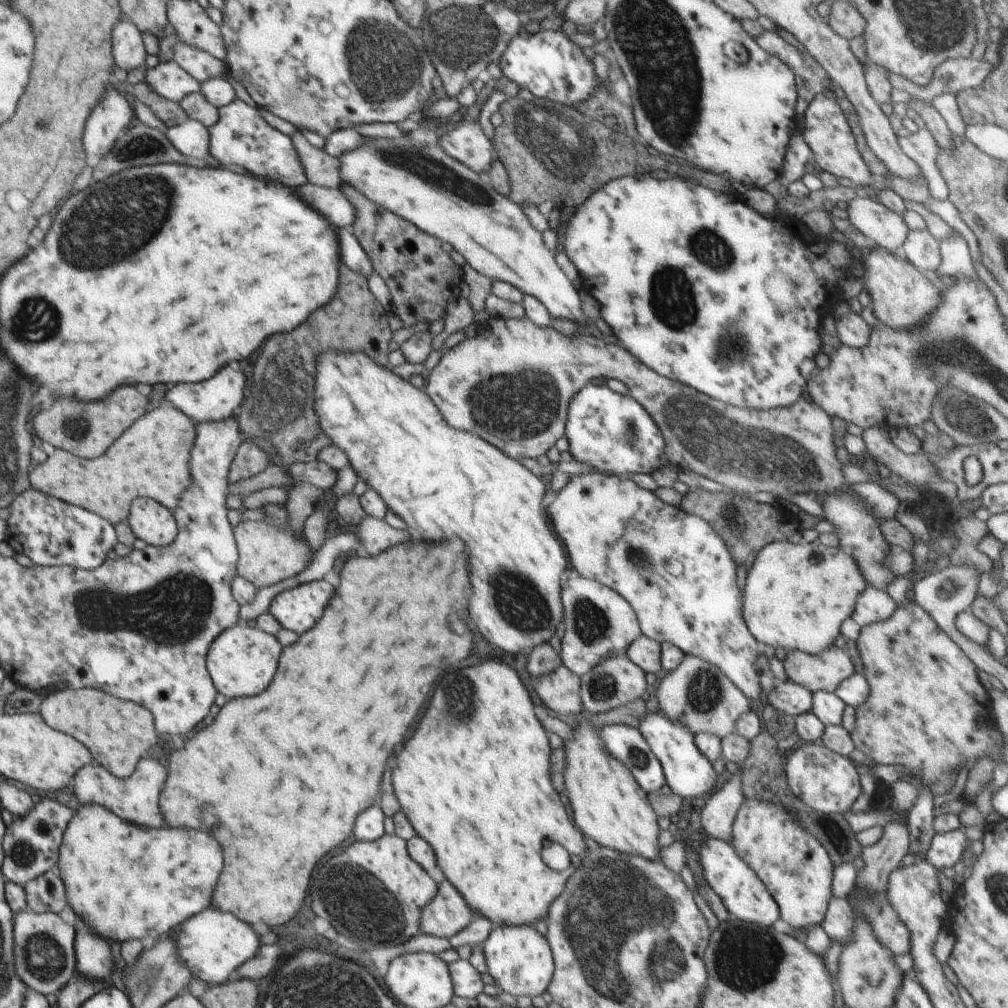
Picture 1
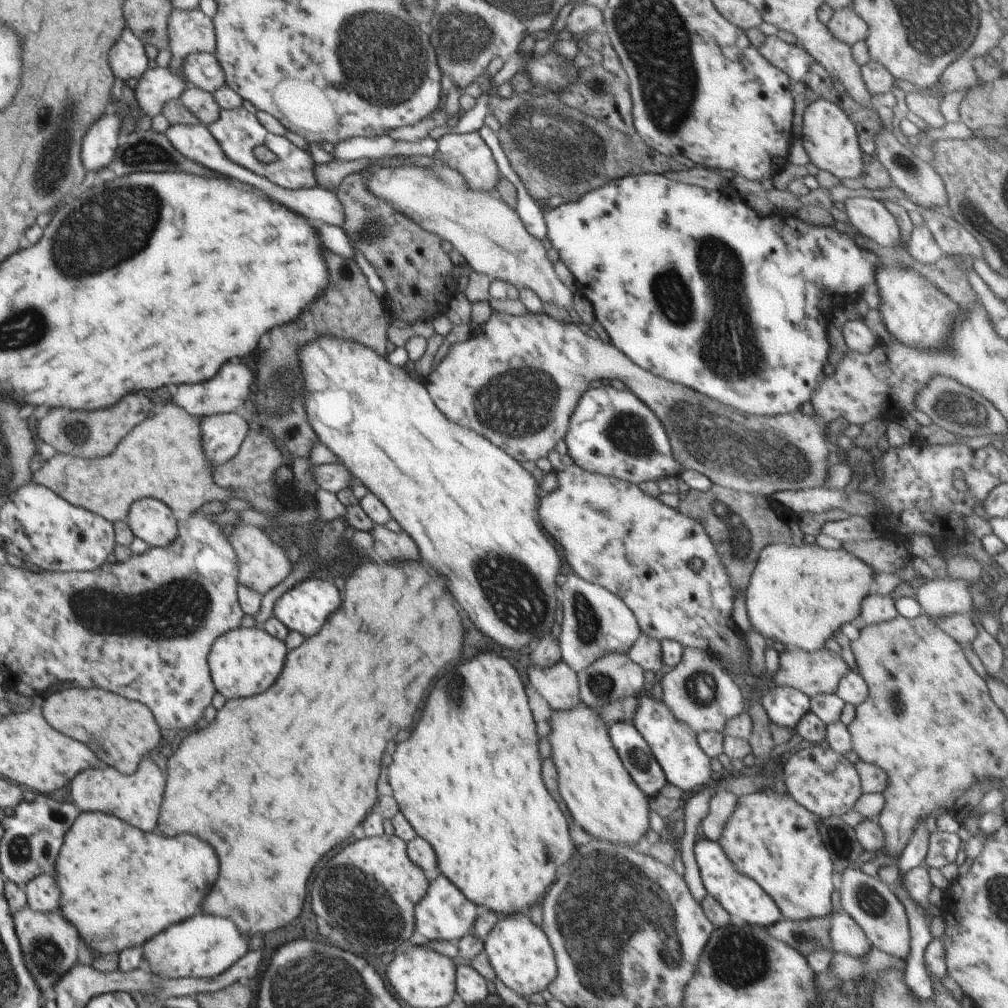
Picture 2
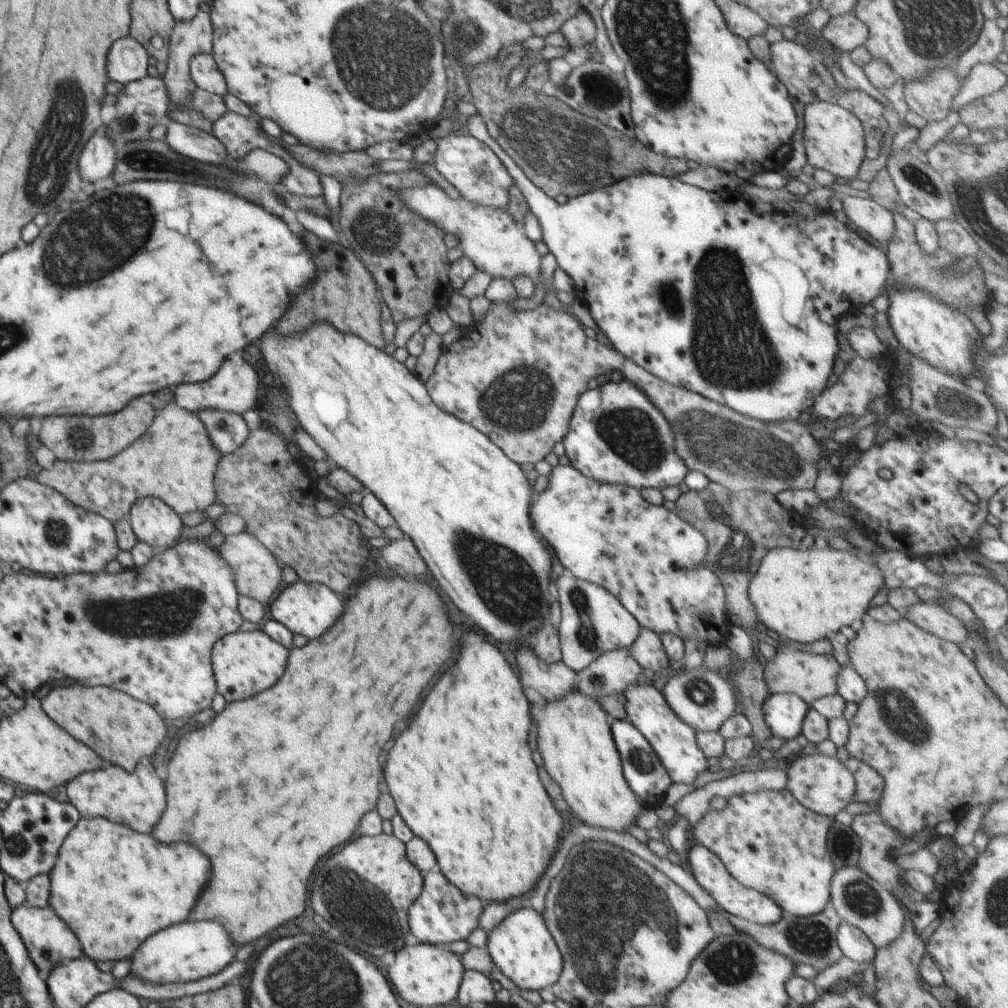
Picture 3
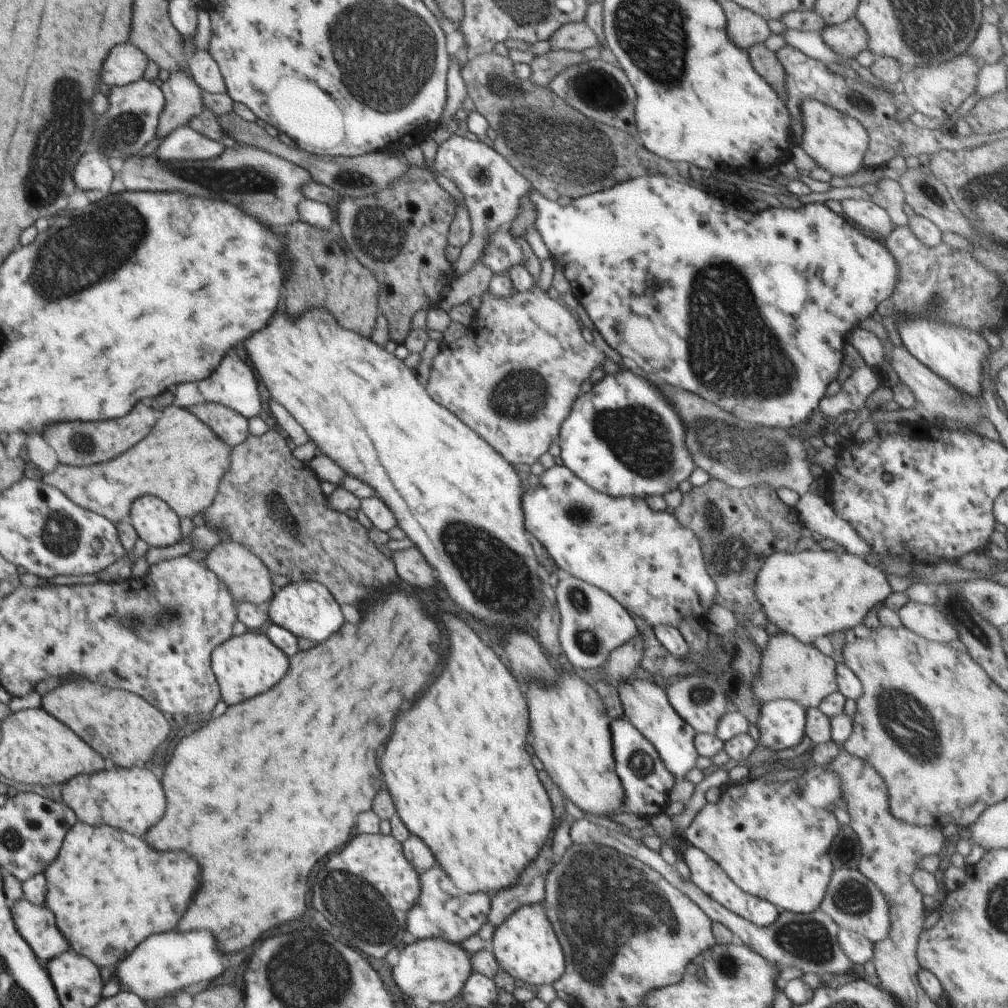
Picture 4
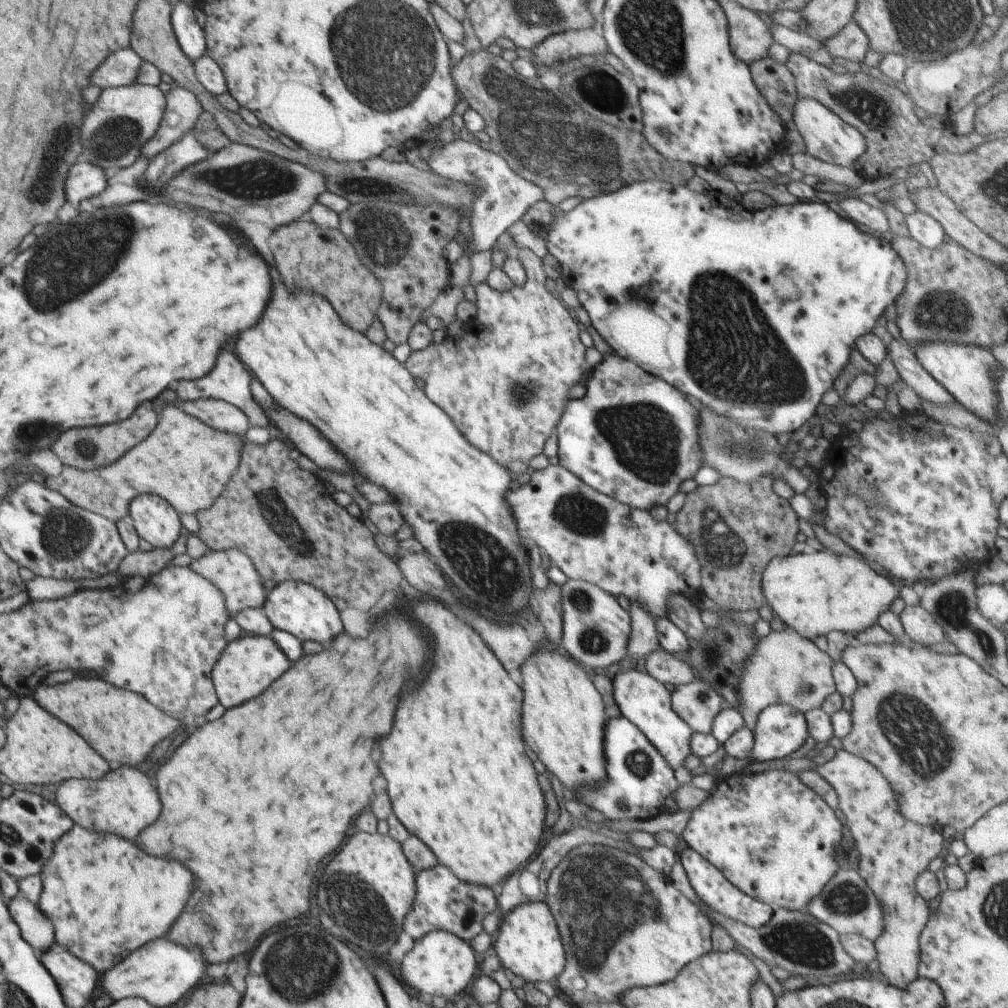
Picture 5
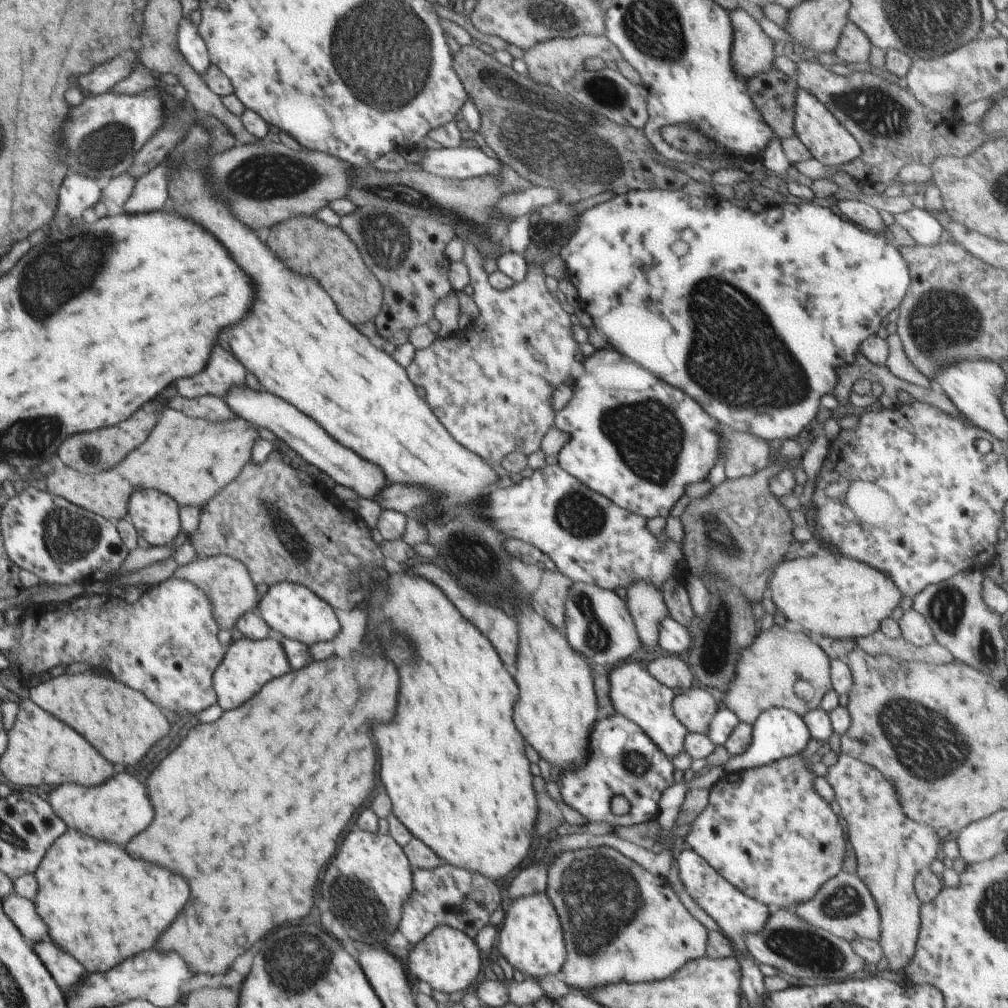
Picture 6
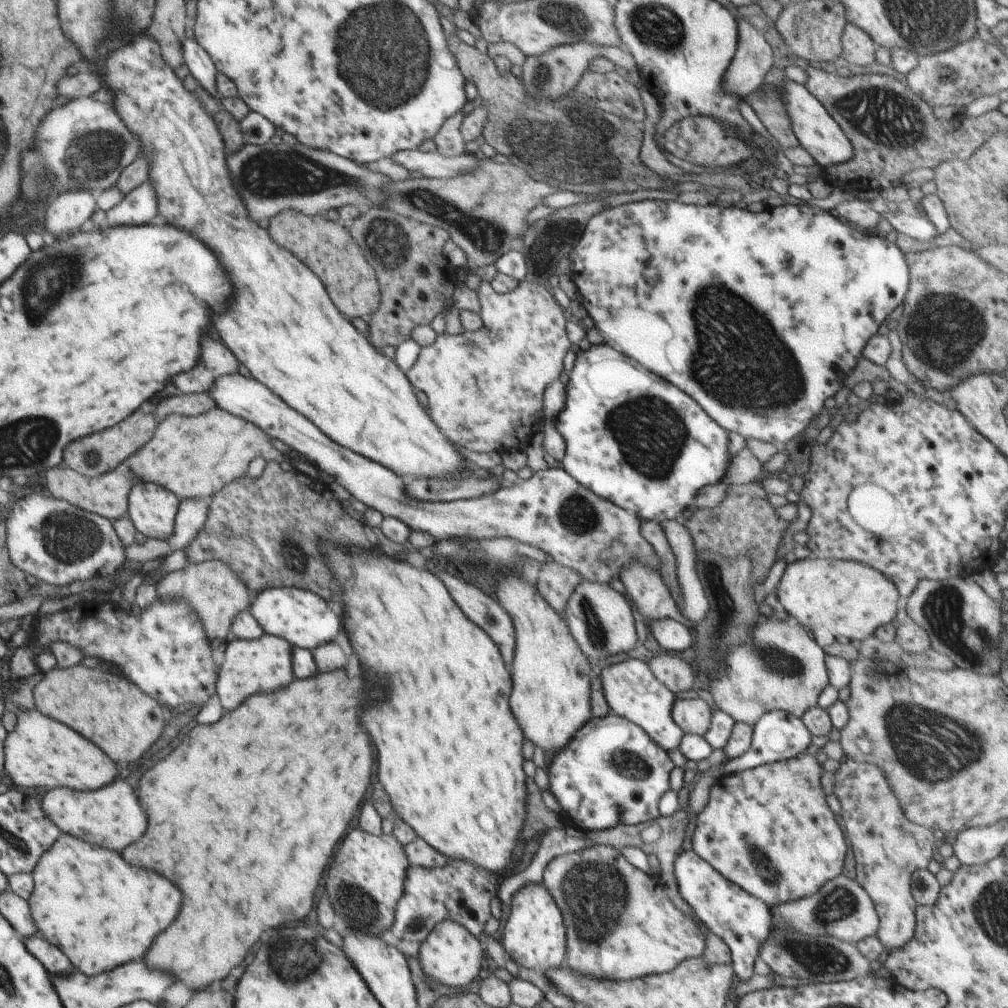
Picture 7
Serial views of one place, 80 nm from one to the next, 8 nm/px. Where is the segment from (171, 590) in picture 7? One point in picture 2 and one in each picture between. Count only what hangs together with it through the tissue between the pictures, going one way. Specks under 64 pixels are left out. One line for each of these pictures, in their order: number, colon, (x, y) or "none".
2: (262, 564)
3: (256, 573)
4: (246, 577)
5: (235, 575)
6: (227, 583)

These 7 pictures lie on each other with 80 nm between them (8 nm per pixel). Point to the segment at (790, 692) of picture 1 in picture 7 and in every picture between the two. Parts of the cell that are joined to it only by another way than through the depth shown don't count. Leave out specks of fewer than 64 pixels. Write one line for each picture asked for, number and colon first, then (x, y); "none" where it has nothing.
2: (785, 706)
3: (784, 713)
4: (781, 723)
5: (780, 730)
6: (778, 733)
7: (777, 736)

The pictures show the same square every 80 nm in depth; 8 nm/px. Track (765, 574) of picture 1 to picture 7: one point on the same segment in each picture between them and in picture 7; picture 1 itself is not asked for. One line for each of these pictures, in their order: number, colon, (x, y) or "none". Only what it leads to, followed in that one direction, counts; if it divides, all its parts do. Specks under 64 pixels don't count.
2: (801, 595)
3: (803, 595)
4: (808, 594)
5: (814, 593)
6: (825, 594)
7: (852, 600)

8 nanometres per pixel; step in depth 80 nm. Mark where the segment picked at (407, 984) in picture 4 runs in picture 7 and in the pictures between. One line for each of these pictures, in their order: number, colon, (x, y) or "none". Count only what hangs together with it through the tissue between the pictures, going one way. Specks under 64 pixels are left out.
5: (440, 963)
6: (449, 960)
7: (450, 955)

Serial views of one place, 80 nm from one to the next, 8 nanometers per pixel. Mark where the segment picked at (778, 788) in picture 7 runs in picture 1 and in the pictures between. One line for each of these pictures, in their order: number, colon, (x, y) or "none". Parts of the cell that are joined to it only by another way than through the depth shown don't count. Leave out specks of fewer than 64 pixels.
1: (798, 872)
2: (770, 838)
3: (769, 842)
4: (771, 843)
5: (774, 838)
6: (767, 831)

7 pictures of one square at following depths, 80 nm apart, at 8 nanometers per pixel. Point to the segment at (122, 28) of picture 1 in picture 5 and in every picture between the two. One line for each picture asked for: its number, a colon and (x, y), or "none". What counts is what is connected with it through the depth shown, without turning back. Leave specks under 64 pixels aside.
2: (128, 59)
3: (128, 60)
4: (126, 64)
5: (122, 68)

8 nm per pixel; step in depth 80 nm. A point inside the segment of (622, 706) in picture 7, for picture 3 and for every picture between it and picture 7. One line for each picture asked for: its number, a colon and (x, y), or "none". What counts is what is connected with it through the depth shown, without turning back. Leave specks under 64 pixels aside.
3: (675, 742)
4: (645, 704)
5: (646, 702)
6: (634, 693)

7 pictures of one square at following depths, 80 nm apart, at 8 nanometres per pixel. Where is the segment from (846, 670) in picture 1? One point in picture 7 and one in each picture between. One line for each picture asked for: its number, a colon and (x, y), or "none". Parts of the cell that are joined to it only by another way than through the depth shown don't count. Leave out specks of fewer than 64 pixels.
2: (816, 672)
3: (811, 676)
4: (790, 669)
5: (785, 668)
6: (784, 667)
7: (783, 668)

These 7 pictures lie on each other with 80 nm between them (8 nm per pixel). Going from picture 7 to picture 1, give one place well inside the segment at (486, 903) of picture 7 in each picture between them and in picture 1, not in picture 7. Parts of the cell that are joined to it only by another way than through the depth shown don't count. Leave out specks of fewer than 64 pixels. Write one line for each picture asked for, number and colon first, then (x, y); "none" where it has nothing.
1: (446, 915)
2: (443, 913)
3: (442, 914)
4: (443, 910)
5: (443, 902)
6: (448, 895)

